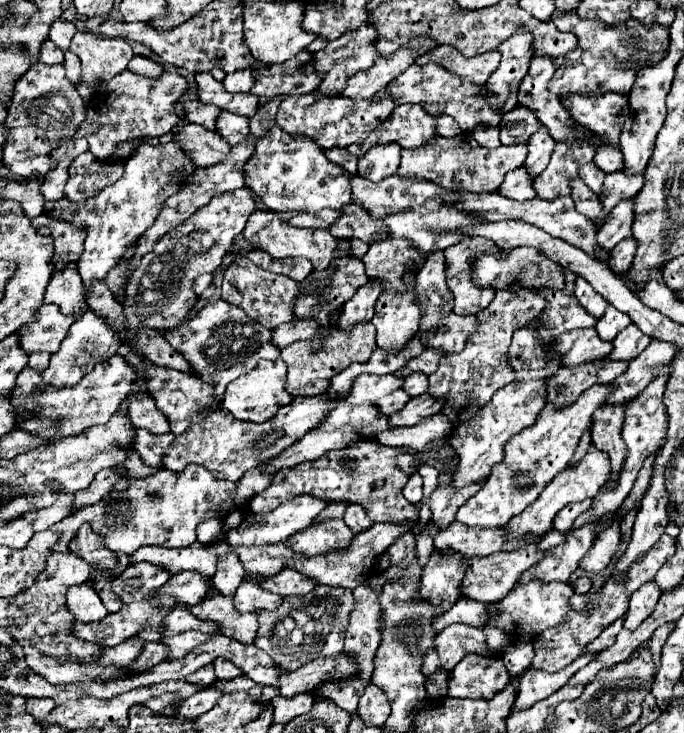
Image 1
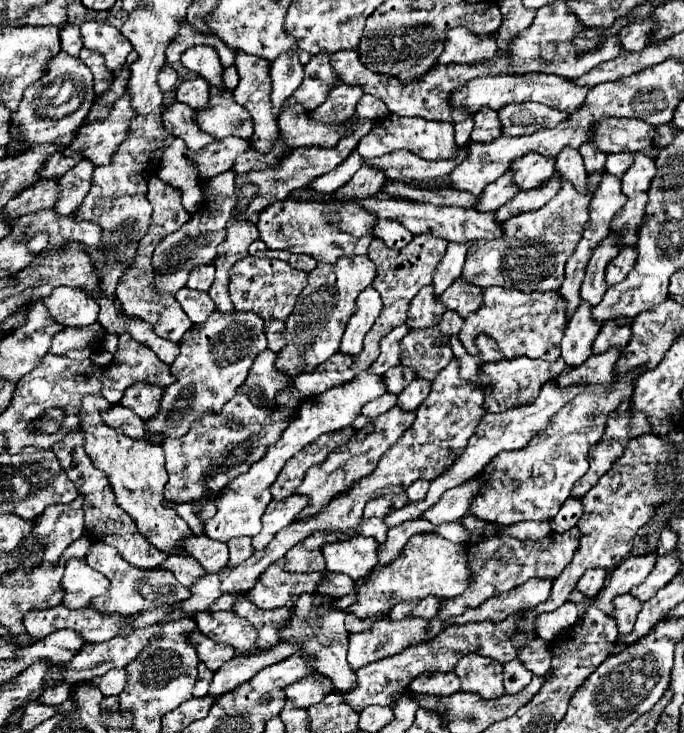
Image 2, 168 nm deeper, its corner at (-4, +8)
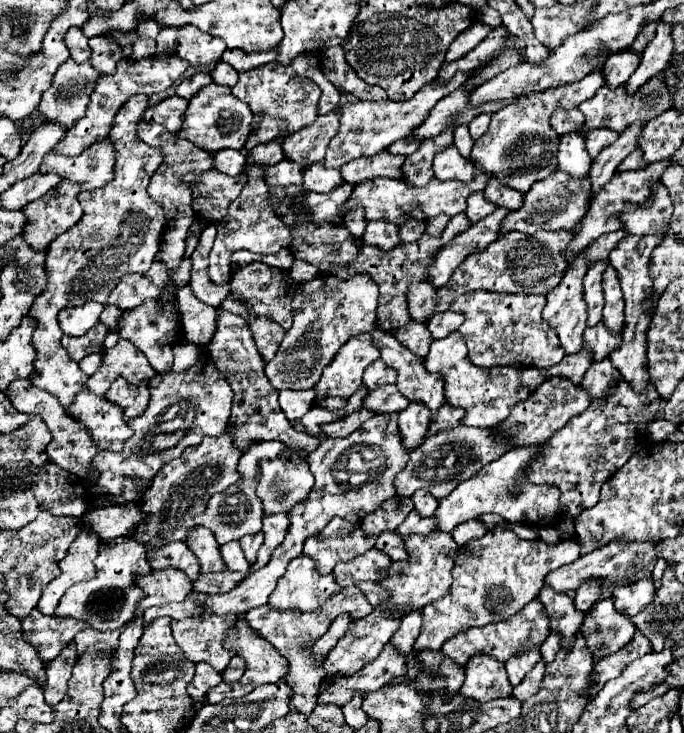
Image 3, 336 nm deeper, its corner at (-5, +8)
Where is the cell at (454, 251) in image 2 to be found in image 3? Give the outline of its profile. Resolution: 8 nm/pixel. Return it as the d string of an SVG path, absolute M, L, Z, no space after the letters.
M430 282L414 284L414 288L410 288L408 292L408 310L412 320L424 322L434 312L436 298L438 298L438 288L434 288L434 284Z

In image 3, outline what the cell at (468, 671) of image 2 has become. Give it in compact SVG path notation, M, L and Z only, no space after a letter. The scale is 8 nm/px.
M486 654L472 656L472 660L464 666L464 670L466 670L466 680L460 688L462 696L488 702L512 694L512 686L508 682L504 664L494 660L492 656Z

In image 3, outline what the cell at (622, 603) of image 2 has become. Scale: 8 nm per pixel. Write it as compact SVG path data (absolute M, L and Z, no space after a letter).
M614 598L598 600L586 614L582 626L586 632L586 642L594 648L594 652L598 652L598 660L626 646L636 630L630 616L616 610Z

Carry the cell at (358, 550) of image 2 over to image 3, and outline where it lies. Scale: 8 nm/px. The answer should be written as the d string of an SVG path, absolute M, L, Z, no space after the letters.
M372 548L364 552L362 556L356 556L348 562L338 562L334 568L334 576L342 588L358 584L362 580L378 582L382 576L386 576L386 568L390 566L390 556L386 552Z

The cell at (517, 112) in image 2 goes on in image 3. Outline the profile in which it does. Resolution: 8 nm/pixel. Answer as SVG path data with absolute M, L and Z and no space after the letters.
M556 108L550 118L550 126L554 128L556 134L576 132L578 124L582 124L582 112L578 112L578 108L572 108L572 110Z

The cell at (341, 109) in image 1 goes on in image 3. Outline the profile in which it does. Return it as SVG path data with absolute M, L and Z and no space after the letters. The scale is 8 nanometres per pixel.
M286 134L274 138L274 140L266 142L266 144L254 146L254 148L250 150L250 156L248 156L250 162L268 164L268 166L282 162L282 158L284 158L284 152L282 152L282 142L284 142L284 138L286 138Z

